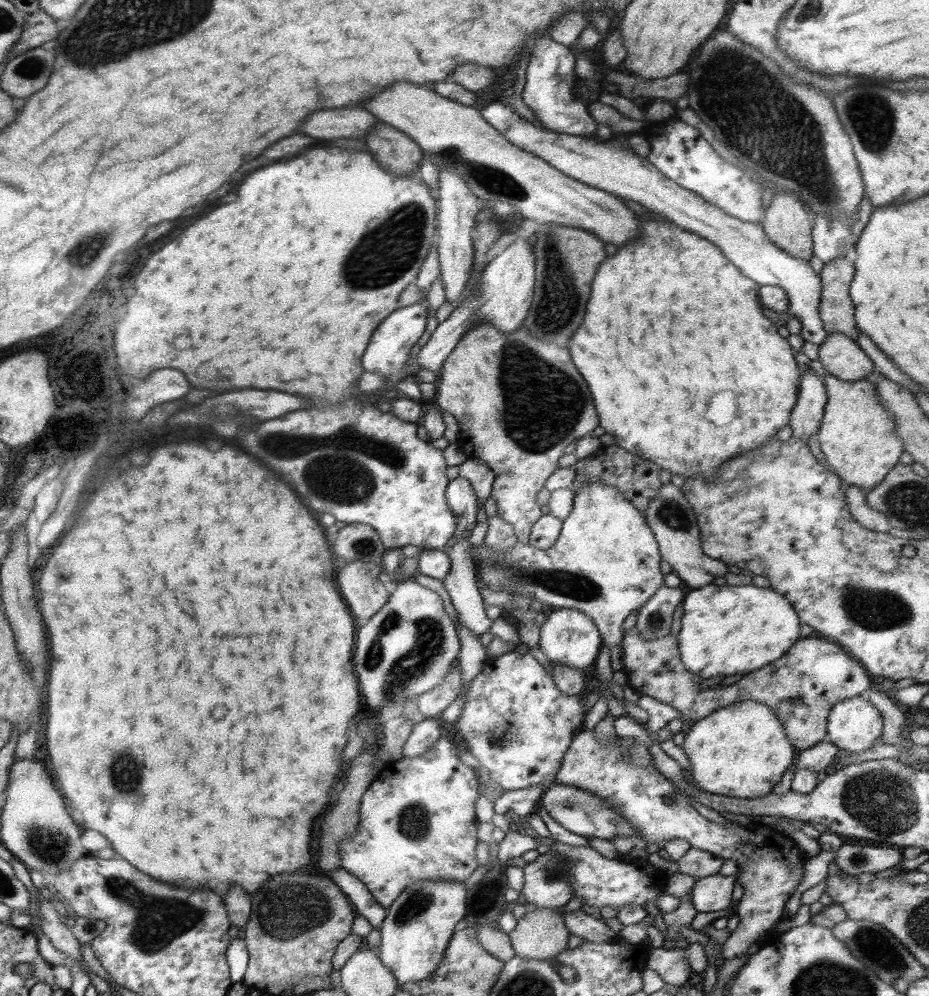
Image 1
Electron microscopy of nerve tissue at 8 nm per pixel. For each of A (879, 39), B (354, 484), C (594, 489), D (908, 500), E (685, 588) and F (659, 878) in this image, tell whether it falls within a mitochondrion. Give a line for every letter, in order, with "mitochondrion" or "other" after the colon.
A: other
B: mitochondrion
C: other
D: mitochondrion
E: other
F: other

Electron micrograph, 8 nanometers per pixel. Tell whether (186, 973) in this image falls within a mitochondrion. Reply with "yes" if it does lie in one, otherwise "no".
no

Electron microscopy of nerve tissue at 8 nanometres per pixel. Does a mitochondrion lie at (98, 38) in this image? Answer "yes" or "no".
yes

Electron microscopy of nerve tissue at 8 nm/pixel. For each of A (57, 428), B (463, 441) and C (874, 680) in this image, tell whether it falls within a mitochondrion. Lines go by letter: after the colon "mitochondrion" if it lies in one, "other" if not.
A: other
B: other
C: other

